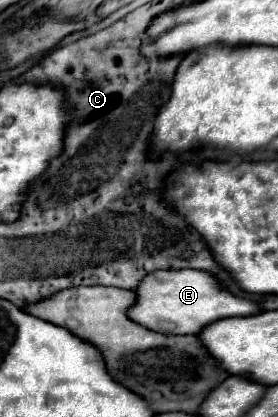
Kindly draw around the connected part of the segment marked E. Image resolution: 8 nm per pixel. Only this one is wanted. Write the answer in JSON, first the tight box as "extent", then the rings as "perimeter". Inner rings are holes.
{"extent":[128,269,260,335],"perimeter":[[[194,269],[152,271],[152,275],[146,275],[138,283],[134,293],[136,303],[128,309],[128,317],[132,321],[140,321],[144,327],[152,331],[166,335],[196,335],[204,325],[212,321],[254,315],[260,311],[256,303],[242,297],[234,297],[232,293],[222,289],[212,275]]]}

